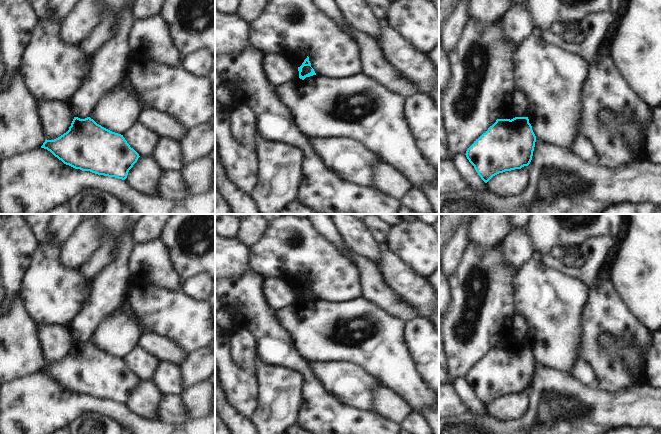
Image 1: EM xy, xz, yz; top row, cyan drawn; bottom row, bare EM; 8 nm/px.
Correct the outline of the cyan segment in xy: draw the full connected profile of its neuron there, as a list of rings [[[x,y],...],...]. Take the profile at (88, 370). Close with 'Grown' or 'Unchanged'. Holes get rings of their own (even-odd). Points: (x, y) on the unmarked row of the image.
[[[74,341],[69,354],[54,364],[45,364],[41,372],[47,373],[64,388],[82,395],[125,404],[137,386],[139,378],[130,371],[123,359],[112,356],[93,343]]]. Unchanged.

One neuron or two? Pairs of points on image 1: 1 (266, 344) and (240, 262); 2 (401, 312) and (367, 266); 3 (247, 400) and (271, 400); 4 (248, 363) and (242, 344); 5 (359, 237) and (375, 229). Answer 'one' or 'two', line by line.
1: two
2: one
3: two
4: one
5: two

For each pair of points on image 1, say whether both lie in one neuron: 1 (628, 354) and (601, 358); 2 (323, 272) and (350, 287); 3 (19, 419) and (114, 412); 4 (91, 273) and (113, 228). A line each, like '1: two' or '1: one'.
1: two
2: one
3: one
4: one

